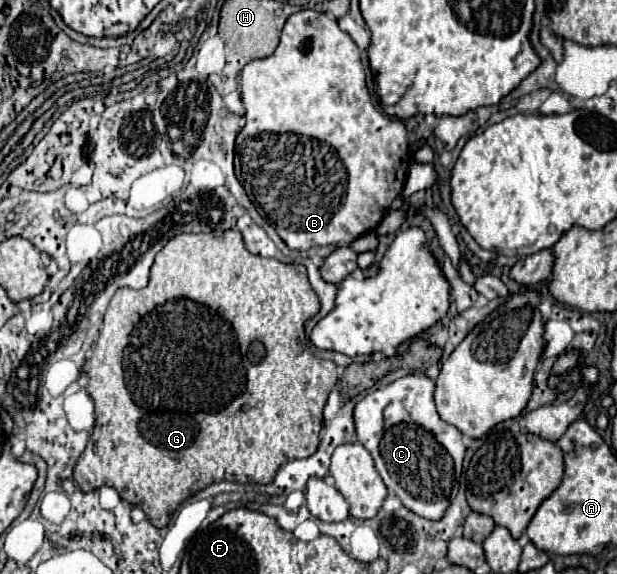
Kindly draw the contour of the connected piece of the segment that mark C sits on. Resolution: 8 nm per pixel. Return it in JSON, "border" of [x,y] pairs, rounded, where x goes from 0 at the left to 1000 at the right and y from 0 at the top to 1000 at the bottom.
{"border":[[[669,648],[653,655],[601,683],[575,707],[575,746],[582,770],[605,794],[624,847],[653,882],[682,902],[715,906],[731,871],[741,864],[755,779],[747,770],[747,753],[712,728],[702,683],[705,666],[689,652]]]}

